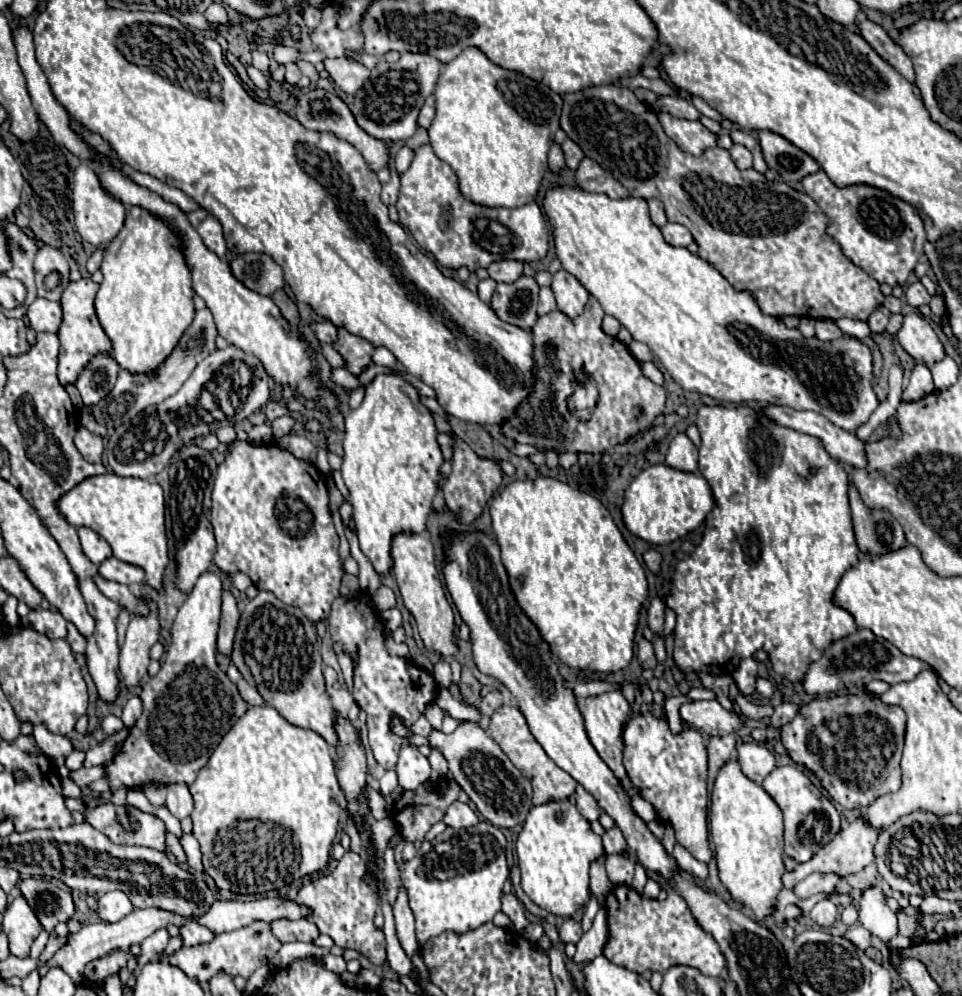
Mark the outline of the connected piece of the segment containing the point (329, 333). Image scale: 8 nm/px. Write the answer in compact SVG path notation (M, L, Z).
M310 320L308 326L314 330L316 338L320 342L334 342L336 340L336 326L332 326L330 320L322 320L322 322L316 322L316 320Z

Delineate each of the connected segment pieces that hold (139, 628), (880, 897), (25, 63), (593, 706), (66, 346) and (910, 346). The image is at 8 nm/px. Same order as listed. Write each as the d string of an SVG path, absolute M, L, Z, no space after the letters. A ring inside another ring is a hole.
M148 602L148 606L150 606L150 614L146 618L132 616L126 630L124 646L120 648L120 674L122 674L122 684L126 688L138 686L140 680L146 676L150 662L148 656L150 648L152 644L158 642L160 636L156 606L152 602Z
M868 886L858 900L860 924L878 936L882 942L890 942L898 936L898 918L886 904L886 894L880 886Z
M18 28L14 32L14 44L16 44L16 50L18 50L18 62L20 62L20 68L26 76L26 82L28 82L28 92L30 92L30 98L32 98L32 106L40 118L40 122L46 124L46 128L50 130L50 134L54 136L56 142L60 142L62 146L66 146L72 154L76 154L78 158L82 160L90 160L90 152L88 148L76 138L76 134L72 134L70 130L70 124L68 124L68 112L64 110L62 104L58 104L58 100L54 98L52 90L50 90L50 84L48 84L48 78L46 74L42 72L40 64L36 62L36 56L34 56L34 44L32 44L32 32L26 30L26 28Z
M610 690L610 692L596 694L596 696L586 696L584 700L580 700L580 712L582 712L584 724L586 724L586 732L588 732L588 738L590 738L592 746L596 748L600 758L608 764L608 768L614 772L614 776L618 780L622 780L626 776L626 770L622 766L620 730L624 726L624 718L628 718L628 714L630 714L628 700L622 696L620 690Z
M80 278L76 282L70 282L60 298L64 320L58 330L60 338L60 354L58 354L58 380L66 384L74 384L80 370L88 364L88 358L92 358L98 352L110 352L108 336L104 334L96 312L94 312L94 296L96 296L98 284L92 278Z
M906 314L900 332L896 334L900 346L916 360L924 364L934 364L942 360L944 348L936 336L936 332L930 328L930 324L918 316L918 314Z

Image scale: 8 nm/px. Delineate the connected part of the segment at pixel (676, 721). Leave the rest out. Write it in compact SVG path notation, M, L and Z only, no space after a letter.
M682 694L677 697L666 698L665 700L664 711L670 730L672 730L674 734L678 734L682 731L683 726L681 726L679 709L683 703L688 702L693 702L693 700Z

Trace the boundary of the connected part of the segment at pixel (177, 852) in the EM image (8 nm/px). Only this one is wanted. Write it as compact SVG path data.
M166 830L166 848L178 858L178 862L180 864L184 864L186 862L186 856L184 856L184 850L182 850L182 846L180 846L180 842L178 842L178 838L172 834L172 832L168 832Z

